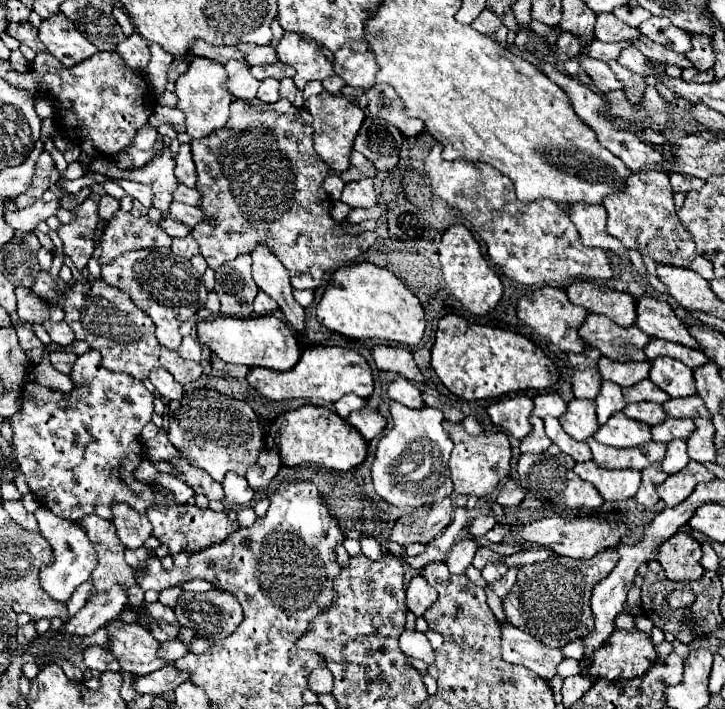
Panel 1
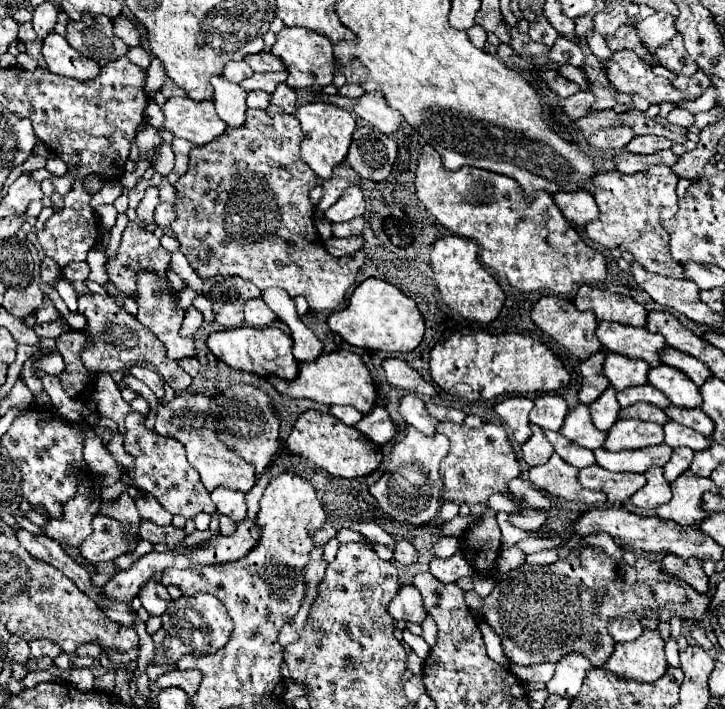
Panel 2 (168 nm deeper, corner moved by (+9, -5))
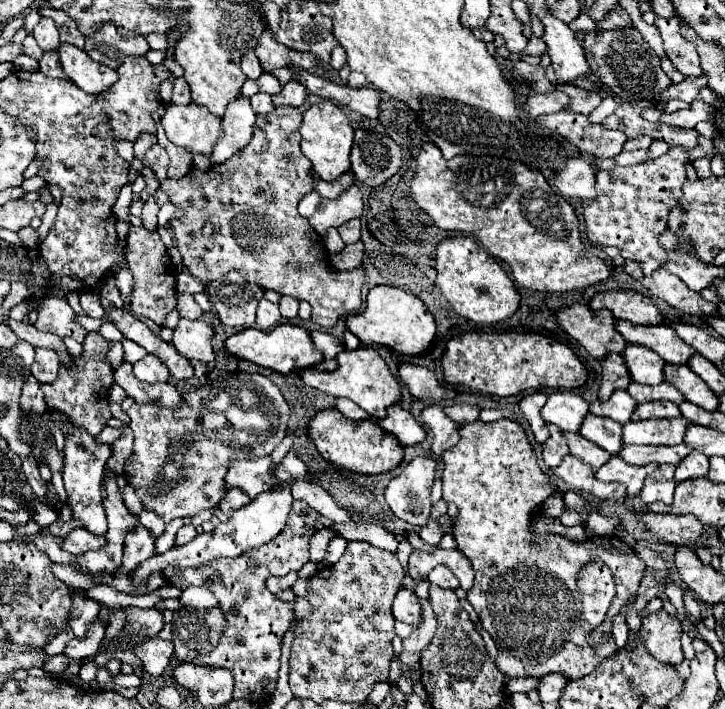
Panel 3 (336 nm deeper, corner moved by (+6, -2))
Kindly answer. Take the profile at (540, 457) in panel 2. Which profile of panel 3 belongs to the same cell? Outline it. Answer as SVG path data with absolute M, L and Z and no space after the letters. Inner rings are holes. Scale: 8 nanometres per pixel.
M548 425L548 429L550 429L550 439L544 443L542 459L548 467L558 467L562 459L568 455L568 445L562 431L556 425Z

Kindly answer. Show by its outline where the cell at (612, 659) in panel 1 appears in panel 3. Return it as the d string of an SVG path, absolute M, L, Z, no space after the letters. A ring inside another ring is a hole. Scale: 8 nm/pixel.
M664 609L656 613L644 615L644 629L640 631L644 645L652 657L656 657L660 663L678 665L682 663L682 625L676 615L666 613Z

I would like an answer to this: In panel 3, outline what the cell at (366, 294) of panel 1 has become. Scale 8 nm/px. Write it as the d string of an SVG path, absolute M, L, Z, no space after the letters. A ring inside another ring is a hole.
M388 285L374 287L368 293L368 307L358 315L350 315L346 319L346 325L360 339L362 345L368 347L372 343L378 343L402 355L422 355L424 351L428 351L430 343L436 337L436 323L426 305L418 297Z

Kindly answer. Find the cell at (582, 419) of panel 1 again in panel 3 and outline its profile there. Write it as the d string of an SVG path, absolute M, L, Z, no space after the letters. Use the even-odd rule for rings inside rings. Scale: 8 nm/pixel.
M586 415L586 421L582 423L580 435L596 443L598 447L606 449L610 455L618 455L620 449L624 447L622 441L622 425L614 419L608 417L596 417L596 415Z

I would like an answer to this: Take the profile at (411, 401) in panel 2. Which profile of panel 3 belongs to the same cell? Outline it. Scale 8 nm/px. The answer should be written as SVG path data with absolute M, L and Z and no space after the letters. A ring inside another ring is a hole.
M430 405L422 411L422 419L434 433L434 443L432 443L432 455L438 463L442 463L444 451L452 449L460 441L460 425L452 421L440 407Z

